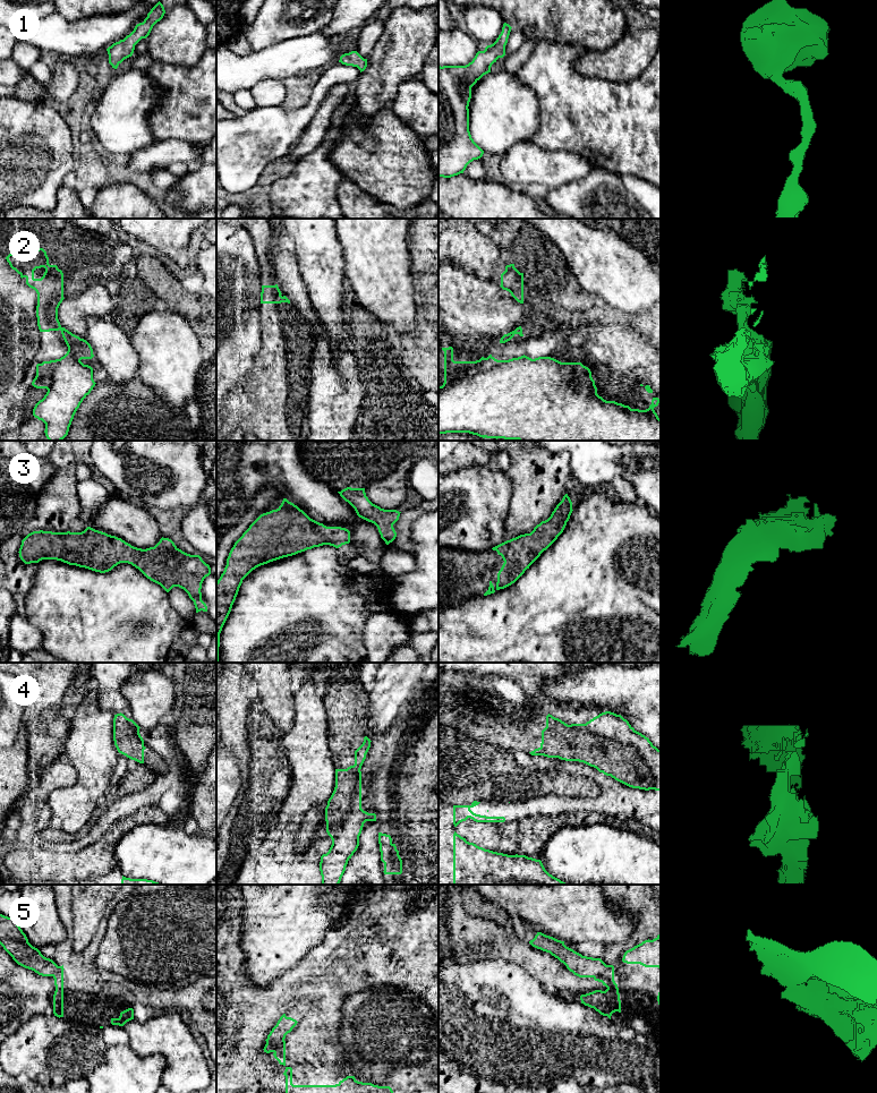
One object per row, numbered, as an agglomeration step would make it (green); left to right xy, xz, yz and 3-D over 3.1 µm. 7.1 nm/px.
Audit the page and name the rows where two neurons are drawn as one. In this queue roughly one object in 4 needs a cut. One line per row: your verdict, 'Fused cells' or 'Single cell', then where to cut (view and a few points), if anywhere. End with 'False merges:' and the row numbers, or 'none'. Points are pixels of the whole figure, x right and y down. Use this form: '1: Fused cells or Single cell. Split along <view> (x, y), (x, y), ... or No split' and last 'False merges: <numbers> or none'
1: Single cell. No split
2: Fused cells. Split along xy (61, 327), (60, 330)
3: Single cell. No split
4: Single cell. No split
5: Fused cells. Split along yz (607, 965), (603, 974), (594, 978)
False merges: 2, 5

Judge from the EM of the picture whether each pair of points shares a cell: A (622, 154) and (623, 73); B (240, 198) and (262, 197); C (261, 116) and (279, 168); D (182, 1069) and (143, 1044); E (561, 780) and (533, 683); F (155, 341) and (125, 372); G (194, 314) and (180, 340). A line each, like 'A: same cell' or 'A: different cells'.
A: different cells
B: same cell
C: different cells
D: same cell
E: different cells
F: different cells
G: different cells

